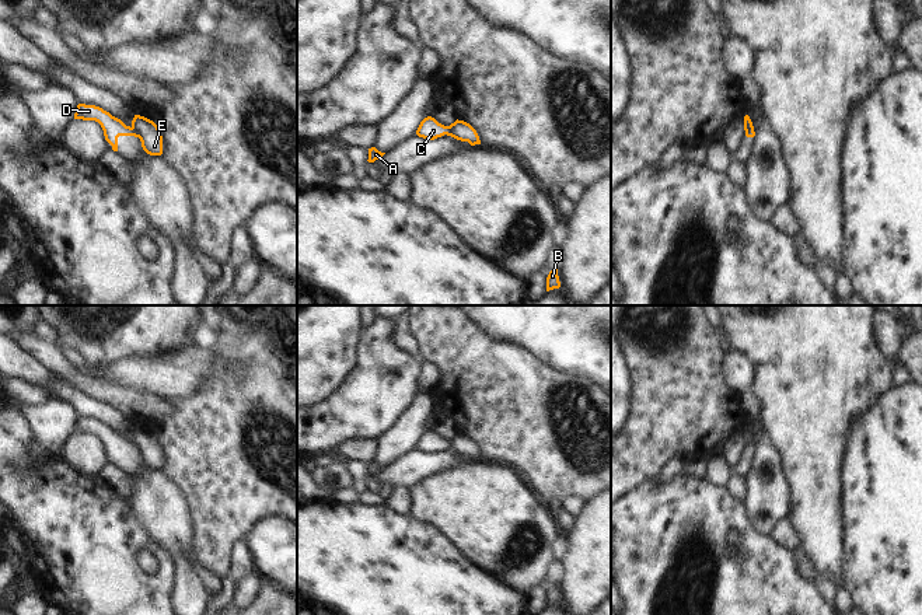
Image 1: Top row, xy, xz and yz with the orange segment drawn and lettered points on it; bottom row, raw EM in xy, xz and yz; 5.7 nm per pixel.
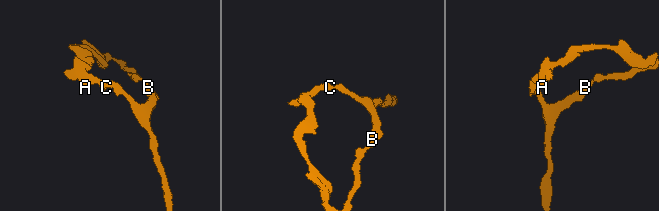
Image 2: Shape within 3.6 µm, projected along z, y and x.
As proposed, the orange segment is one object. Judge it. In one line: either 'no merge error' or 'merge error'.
merge error

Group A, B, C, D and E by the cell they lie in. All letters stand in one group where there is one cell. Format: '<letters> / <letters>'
A C D / B E

